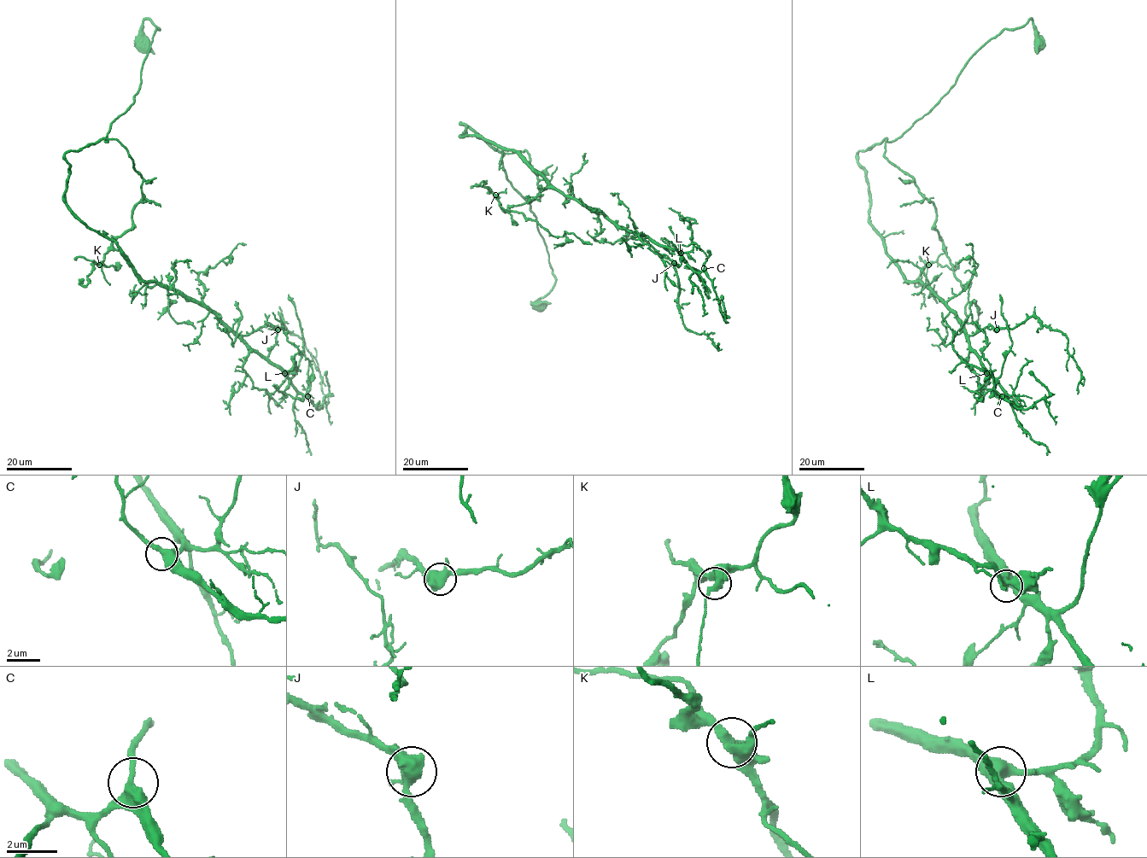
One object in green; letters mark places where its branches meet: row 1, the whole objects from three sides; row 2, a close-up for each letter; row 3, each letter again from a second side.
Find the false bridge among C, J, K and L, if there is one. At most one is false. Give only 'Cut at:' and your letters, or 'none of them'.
Cut at: none of them

